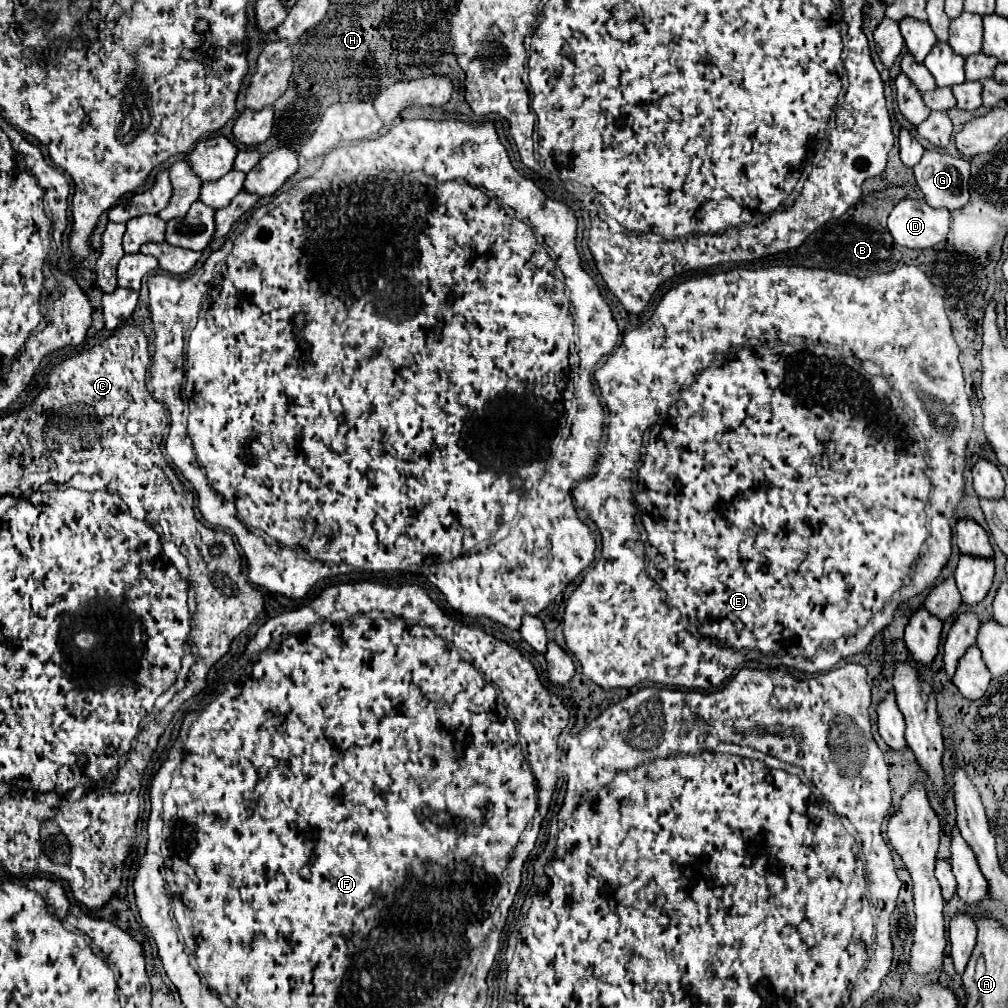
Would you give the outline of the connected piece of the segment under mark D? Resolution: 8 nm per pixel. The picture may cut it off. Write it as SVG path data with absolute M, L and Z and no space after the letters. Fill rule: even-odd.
M902 199L888 217L888 229L894 241L910 249L934 247L946 239L950 227L950 211L934 209L926 201Z

